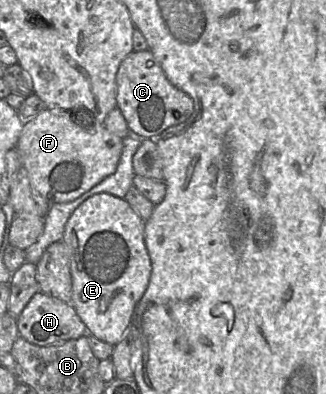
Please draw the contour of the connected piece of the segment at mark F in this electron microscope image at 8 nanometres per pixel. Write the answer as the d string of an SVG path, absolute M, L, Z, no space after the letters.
M45 109L35 117L25 120L23 124L23 129L17 143L17 150L20 154L22 164L24 166L27 177L30 181L32 188L44 197L50 204L53 203L66 203L77 199L79 196L89 191L92 187L100 183L107 176L111 175L116 171L119 159L121 157L123 149L123 139L117 135L108 131L104 125L92 124L93 121L81 121L81 119L76 119L71 113L75 111L67 112L64 109Z

